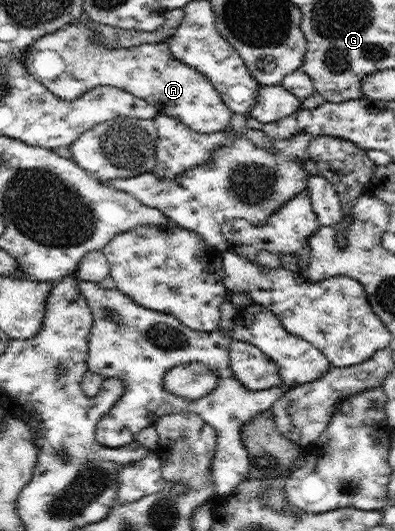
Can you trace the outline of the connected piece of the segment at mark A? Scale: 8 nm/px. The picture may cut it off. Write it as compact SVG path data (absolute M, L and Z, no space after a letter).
M83 16L73 24L41 36L26 52L26 69L57 99L73 102L92 88L112 86L155 105L158 114L179 119L197 132L214 133L229 127L234 112L223 103L214 84L195 67L177 60L167 42L108 47L94 41L96 32L92 23Z

